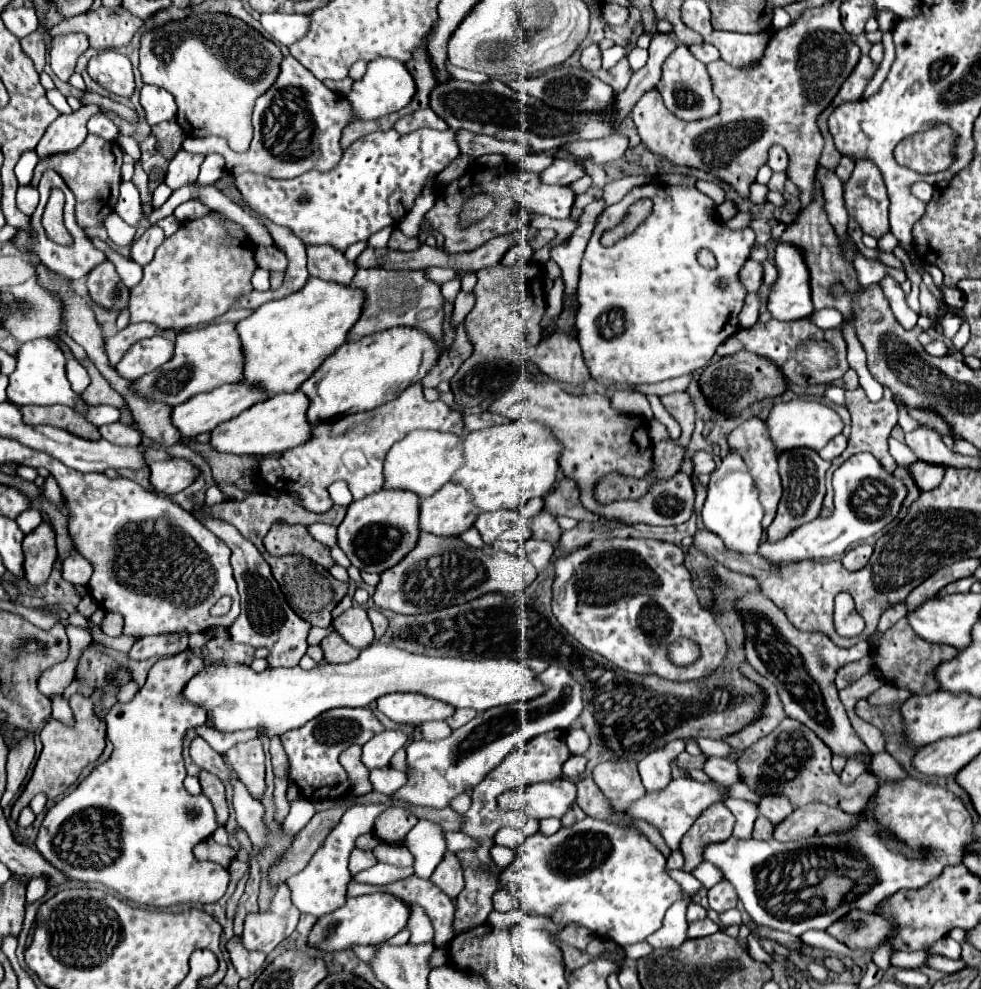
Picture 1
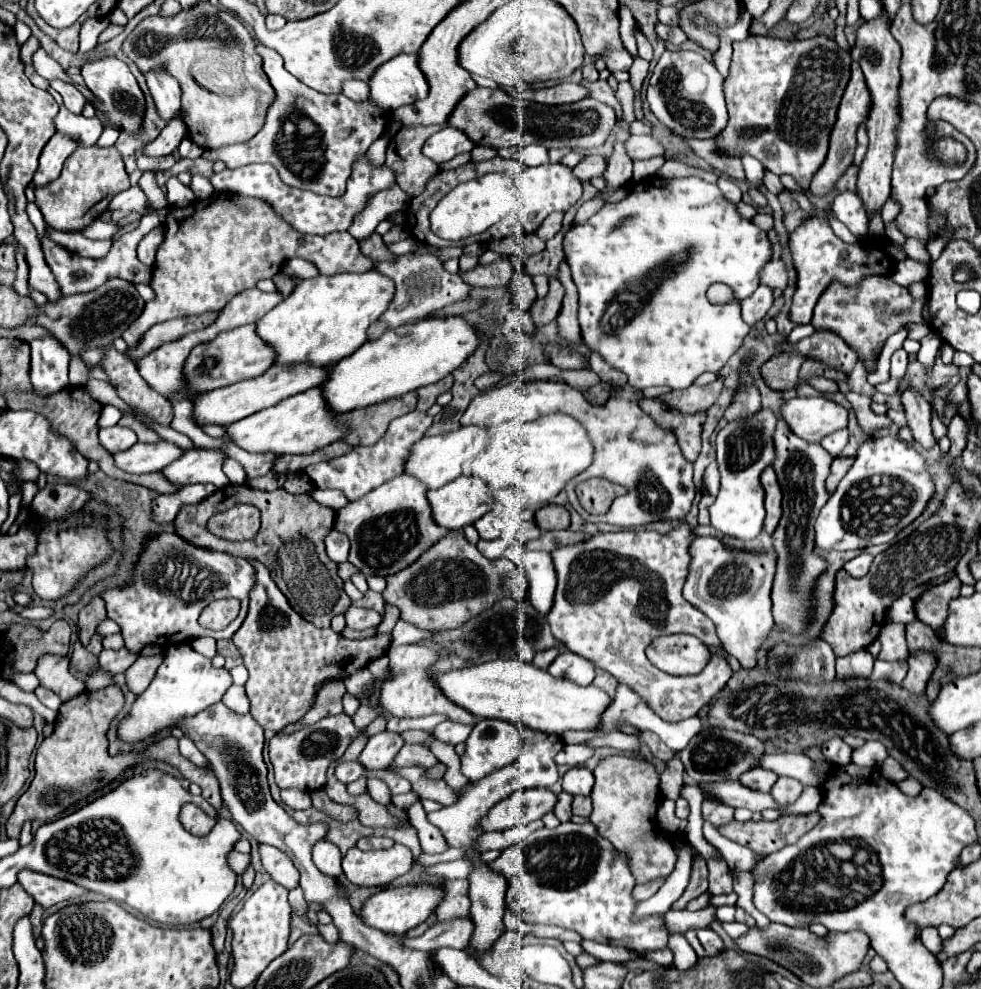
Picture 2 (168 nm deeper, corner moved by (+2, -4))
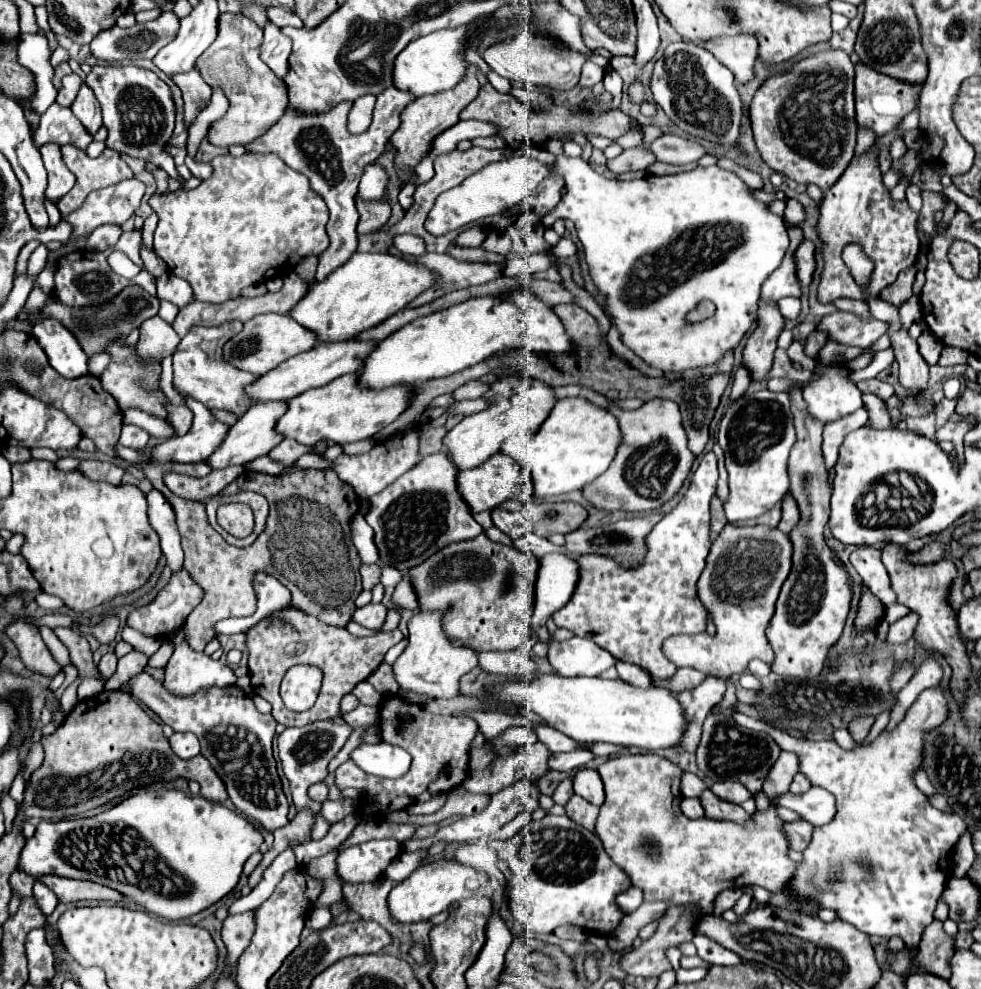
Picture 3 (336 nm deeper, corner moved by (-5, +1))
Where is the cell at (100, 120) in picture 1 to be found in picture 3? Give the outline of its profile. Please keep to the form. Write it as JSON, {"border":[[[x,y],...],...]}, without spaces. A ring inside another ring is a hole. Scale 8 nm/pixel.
{"border":[[[52,104],[38,122],[38,128],[34,130],[34,144],[44,146],[48,142],[56,144],[74,144],[82,150],[92,142],[92,136],[86,132],[82,122],[72,114],[70,108],[62,108],[58,104]]]}

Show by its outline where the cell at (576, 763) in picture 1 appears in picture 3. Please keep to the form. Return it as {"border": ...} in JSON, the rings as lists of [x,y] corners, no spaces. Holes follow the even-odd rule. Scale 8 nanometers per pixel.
{"border":[[[578,770],[578,774],[574,776],[574,792],[594,806],[602,806],[604,802],[604,784],[596,770]]]}

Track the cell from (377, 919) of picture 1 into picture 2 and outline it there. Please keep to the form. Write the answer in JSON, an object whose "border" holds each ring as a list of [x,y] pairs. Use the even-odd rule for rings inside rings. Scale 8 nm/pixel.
{"border":[[[423,883],[423,885],[405,885],[405,887],[391,887],[391,889],[383,889],[375,895],[371,895],[363,907],[359,917],[363,919],[363,923],[367,927],[379,929],[387,935],[405,935],[409,929],[417,927],[419,923],[427,921],[429,915],[435,911],[435,907],[439,905],[443,893],[439,891],[437,885],[431,883]]]}

